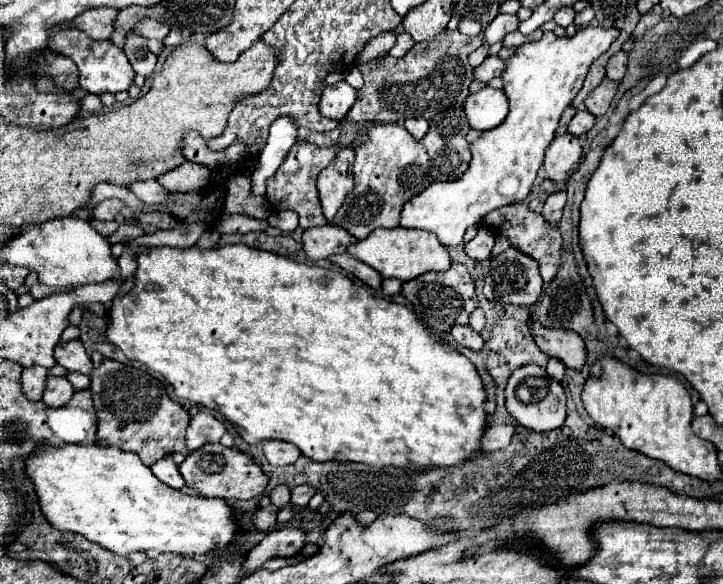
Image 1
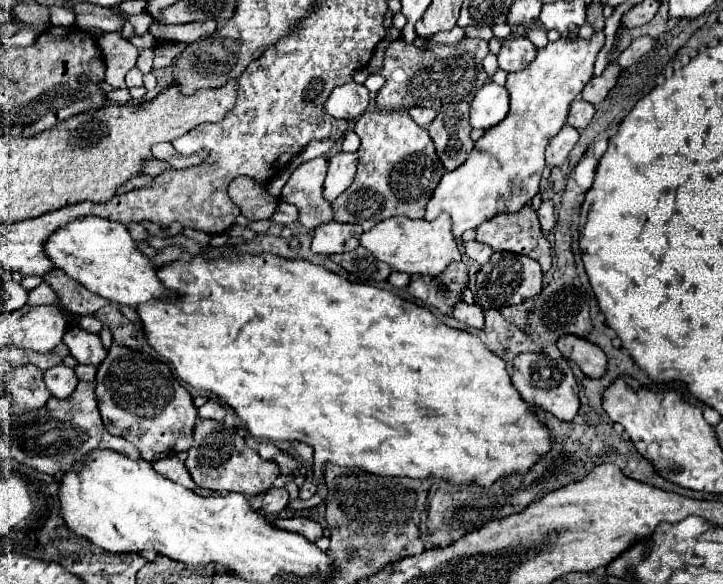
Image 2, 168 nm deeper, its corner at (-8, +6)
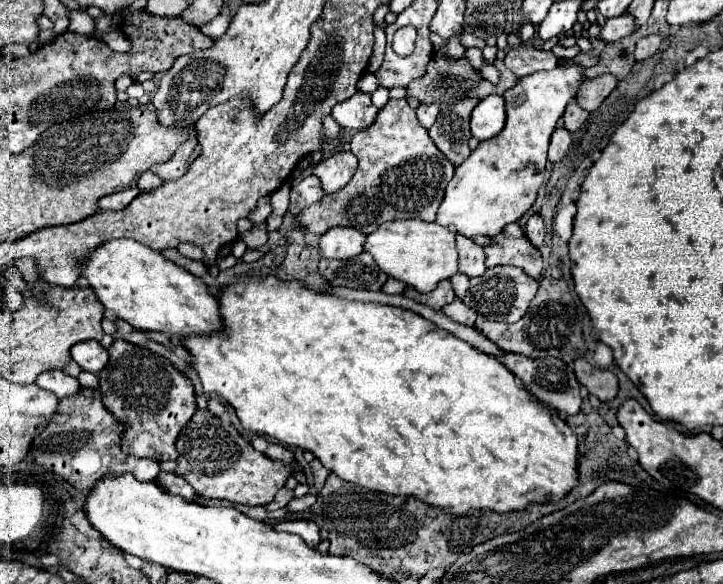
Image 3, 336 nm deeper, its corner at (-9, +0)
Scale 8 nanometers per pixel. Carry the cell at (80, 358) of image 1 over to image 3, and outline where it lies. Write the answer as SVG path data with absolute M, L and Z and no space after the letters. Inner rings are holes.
M82 341L82 343L76 343L72 349L72 359L84 369L84 371L90 371L90 373L98 373L106 367L108 363L108 351L98 343L98 341Z

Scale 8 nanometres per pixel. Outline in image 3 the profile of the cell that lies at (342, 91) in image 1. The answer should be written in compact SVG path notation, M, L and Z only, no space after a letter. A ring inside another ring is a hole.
M354 93L350 99L346 99L346 103L338 103L338 107L334 107L332 117L342 129L360 131L374 123L376 113L378 109L372 105L370 95Z

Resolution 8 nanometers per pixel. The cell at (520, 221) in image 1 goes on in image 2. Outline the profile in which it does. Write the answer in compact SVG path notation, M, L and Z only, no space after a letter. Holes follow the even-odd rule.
M527 203L521 211L517 213L499 213L485 223L477 227L477 241L487 243L493 247L493 251L513 251L519 255L529 255L531 259L539 261L543 271L551 269L551 243L547 241L545 233L541 231L537 211Z

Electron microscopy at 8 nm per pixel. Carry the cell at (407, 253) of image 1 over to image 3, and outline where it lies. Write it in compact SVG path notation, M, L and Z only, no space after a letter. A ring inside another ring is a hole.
M420 219L388 221L366 237L364 251L368 251L376 265L390 277L404 281L418 293L430 293L442 279L450 279L458 271L456 229L442 227L438 223L426 223Z

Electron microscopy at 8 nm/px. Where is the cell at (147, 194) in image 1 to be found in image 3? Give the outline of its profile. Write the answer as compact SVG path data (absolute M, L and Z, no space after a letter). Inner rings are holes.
M132 187L132 189L126 189L126 191L118 191L118 193L112 193L112 195L106 195L98 201L98 209L106 211L106 209L112 209L112 211L120 211L124 209L136 195L140 193L138 187Z

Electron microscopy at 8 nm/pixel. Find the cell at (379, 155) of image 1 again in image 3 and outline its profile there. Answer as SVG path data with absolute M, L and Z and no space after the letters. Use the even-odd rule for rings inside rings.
M390 99L380 109L376 121L350 139L350 145L352 153L358 157L358 169L350 183L332 195L324 195L318 203L298 213L294 227L324 235L328 229L342 225L360 229L368 235L380 223L394 219L436 219L454 165L432 143L428 131L418 123L416 111L406 99Z

